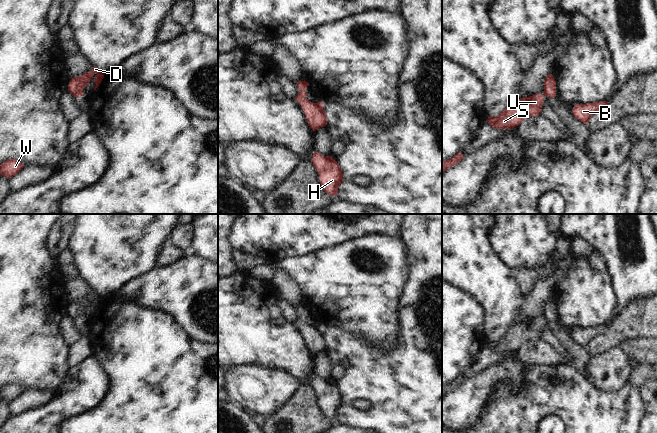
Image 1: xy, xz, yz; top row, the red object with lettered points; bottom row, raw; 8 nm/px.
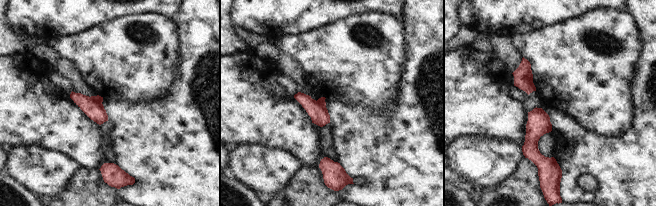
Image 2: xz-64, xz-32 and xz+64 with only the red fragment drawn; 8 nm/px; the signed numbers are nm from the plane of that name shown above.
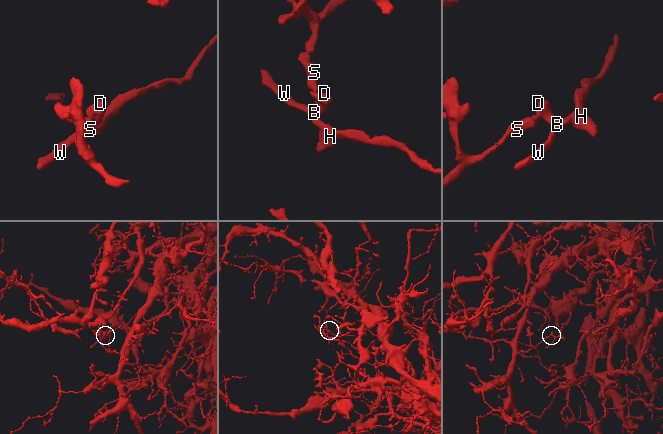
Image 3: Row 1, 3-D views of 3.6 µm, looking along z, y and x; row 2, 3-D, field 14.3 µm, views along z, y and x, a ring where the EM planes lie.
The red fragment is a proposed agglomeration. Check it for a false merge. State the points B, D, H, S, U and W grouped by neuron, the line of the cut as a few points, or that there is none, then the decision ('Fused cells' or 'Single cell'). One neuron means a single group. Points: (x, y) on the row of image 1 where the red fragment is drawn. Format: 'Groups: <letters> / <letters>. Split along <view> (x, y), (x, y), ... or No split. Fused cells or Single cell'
Groups: B D H W / S U. Split along xz (299, 93), (304, 96). Fused cells

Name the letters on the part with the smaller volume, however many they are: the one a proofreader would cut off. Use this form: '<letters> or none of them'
B, D, H, W

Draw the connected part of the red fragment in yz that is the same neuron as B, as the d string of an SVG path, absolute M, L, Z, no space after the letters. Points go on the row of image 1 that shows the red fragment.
M606 101L576 104L572 109L572 113L576 119L588 125L590 118L597 112L604 110L608 104Z

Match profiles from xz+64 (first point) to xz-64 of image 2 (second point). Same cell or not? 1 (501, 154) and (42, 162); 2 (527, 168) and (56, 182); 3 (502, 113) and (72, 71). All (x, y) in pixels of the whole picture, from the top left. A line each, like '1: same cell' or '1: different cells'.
1: same cell
2: different cells
3: different cells

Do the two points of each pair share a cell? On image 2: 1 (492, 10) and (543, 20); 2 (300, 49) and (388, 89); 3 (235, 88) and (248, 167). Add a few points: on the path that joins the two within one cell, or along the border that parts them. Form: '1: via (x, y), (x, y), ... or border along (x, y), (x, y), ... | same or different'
1: via (505, 10), (530, 10) | same
2: via (322, 53), (338, 59), (358, 60), (366, 68) | same
3: border along (267, 145), (240, 144), (232, 148) | different

